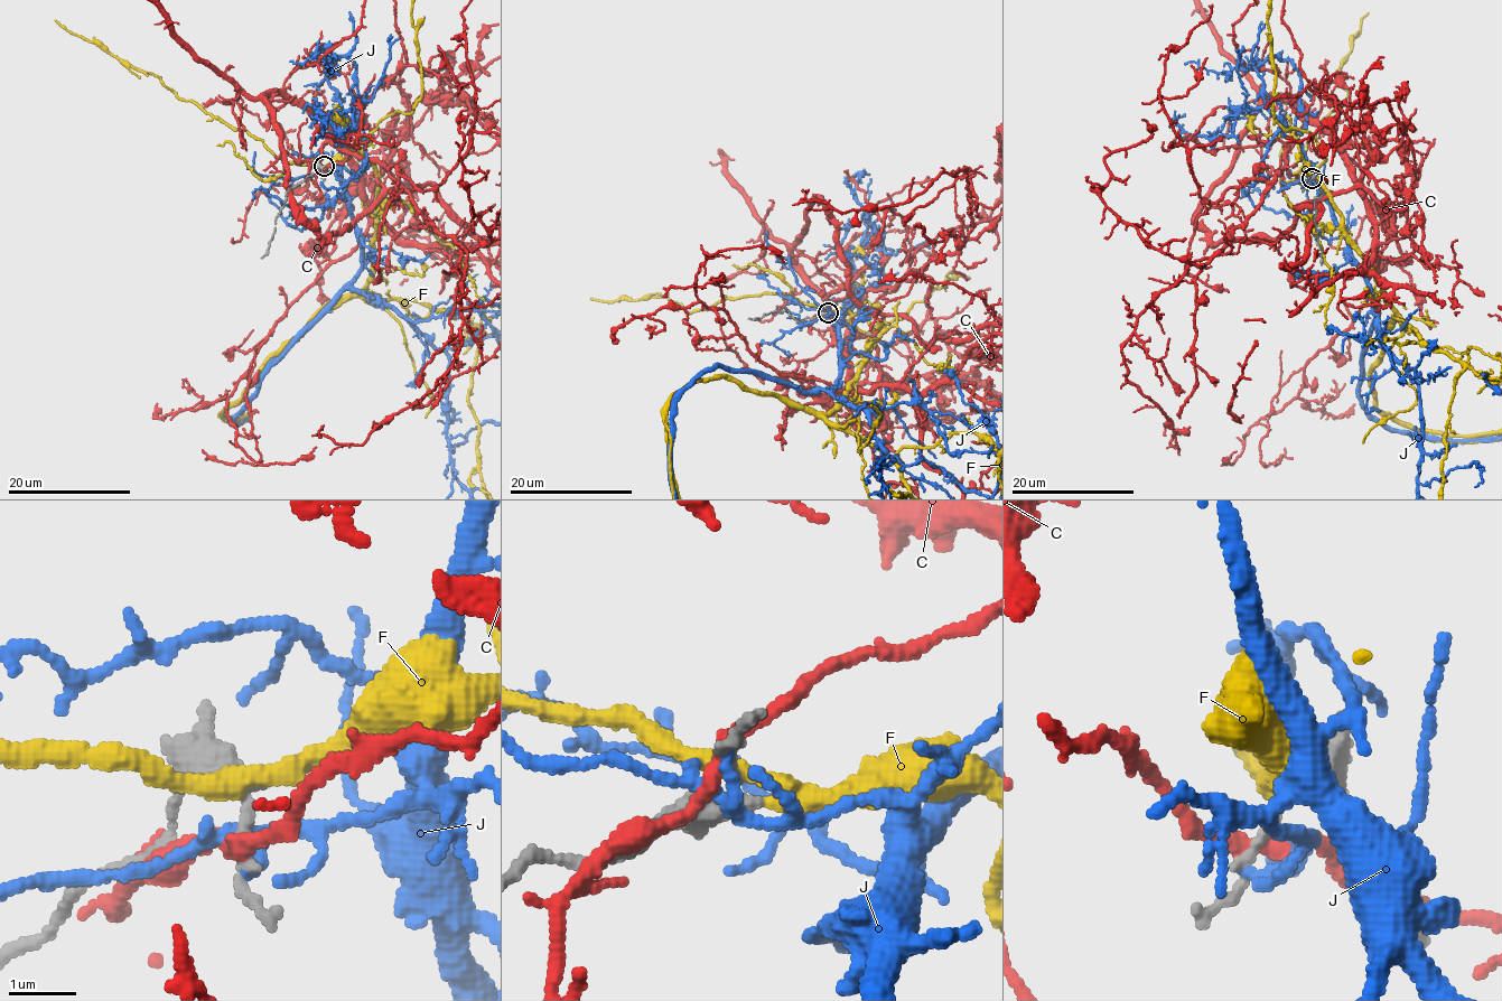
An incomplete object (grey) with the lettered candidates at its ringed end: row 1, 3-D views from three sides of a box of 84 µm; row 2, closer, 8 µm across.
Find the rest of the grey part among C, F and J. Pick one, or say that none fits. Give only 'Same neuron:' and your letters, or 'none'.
Same neuron: F

